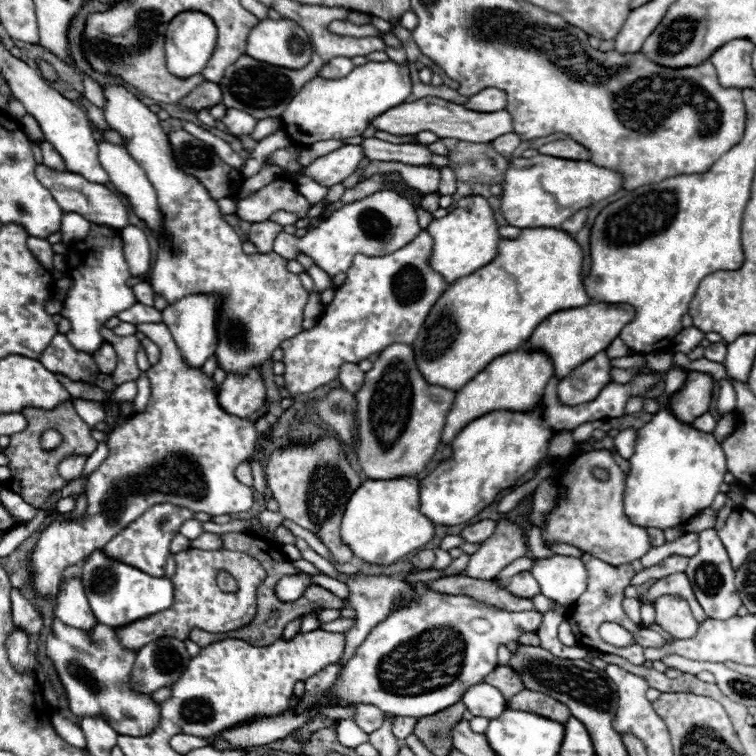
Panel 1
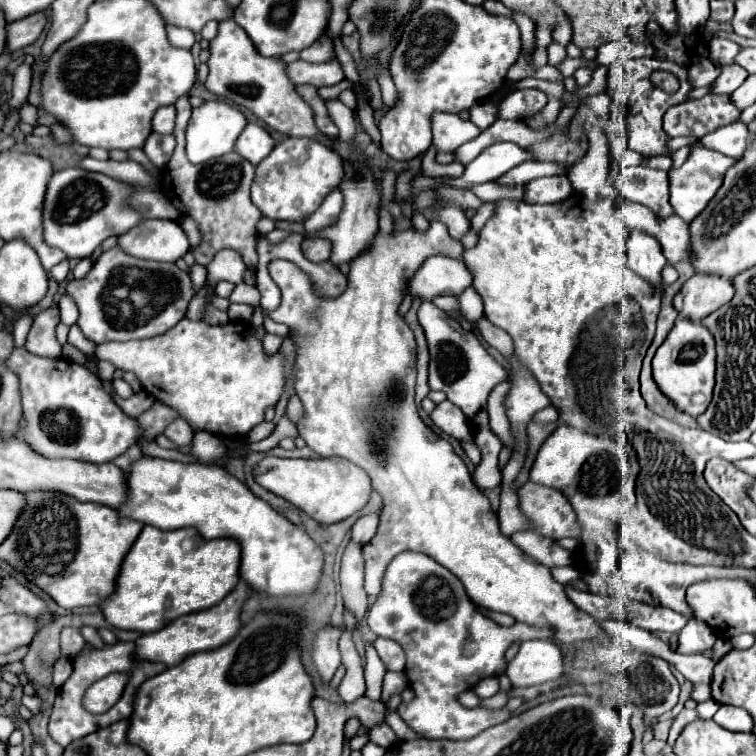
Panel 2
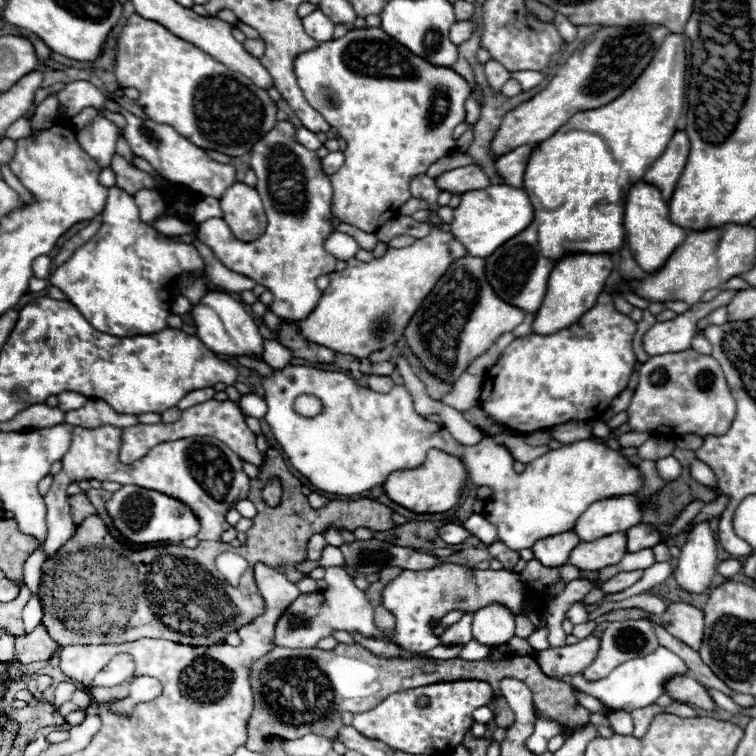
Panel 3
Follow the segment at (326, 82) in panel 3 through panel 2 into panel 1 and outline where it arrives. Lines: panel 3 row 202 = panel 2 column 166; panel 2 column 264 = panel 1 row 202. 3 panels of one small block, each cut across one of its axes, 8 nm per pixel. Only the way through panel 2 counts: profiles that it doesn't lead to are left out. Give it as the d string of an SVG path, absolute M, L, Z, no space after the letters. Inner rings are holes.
M384 190L374 192L358 202L344 206L342 210L330 214L318 228L310 230L302 238L280 232L274 242L274 252L286 260L296 260L298 254L310 256L326 274L336 276L352 266L356 254L364 256L386 256L408 244L422 228L418 226L418 216L414 206L398 192Z

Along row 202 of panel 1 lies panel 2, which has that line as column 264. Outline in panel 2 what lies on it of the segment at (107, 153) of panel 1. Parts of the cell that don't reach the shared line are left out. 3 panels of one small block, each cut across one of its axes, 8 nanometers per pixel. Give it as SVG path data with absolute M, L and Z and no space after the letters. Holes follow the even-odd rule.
M256 122L248 124L236 142L236 152L240 152L240 156L252 164L258 164L262 158L266 158L272 152L272 148L272 136Z

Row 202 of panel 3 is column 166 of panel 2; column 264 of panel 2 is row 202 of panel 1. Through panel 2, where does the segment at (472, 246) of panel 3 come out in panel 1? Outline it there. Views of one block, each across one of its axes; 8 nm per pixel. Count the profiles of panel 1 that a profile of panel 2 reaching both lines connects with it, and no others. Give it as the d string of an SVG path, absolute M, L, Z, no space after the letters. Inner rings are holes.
M544 154L534 158L510 158L504 174L502 214L516 228L556 228L578 210L616 194L622 184L624 176L620 172L592 162Z

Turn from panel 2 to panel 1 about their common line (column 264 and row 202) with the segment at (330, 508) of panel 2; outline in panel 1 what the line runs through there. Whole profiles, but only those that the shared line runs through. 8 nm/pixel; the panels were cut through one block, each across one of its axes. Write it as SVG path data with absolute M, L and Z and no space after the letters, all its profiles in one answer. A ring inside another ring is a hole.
M464 196L448 216L432 220L428 232L434 240L432 266L436 266L436 270L440 270L440 274L448 278L448 282L454 282L490 264L496 258L498 244L502 240L502 236L498 234L494 212L484 196Z

